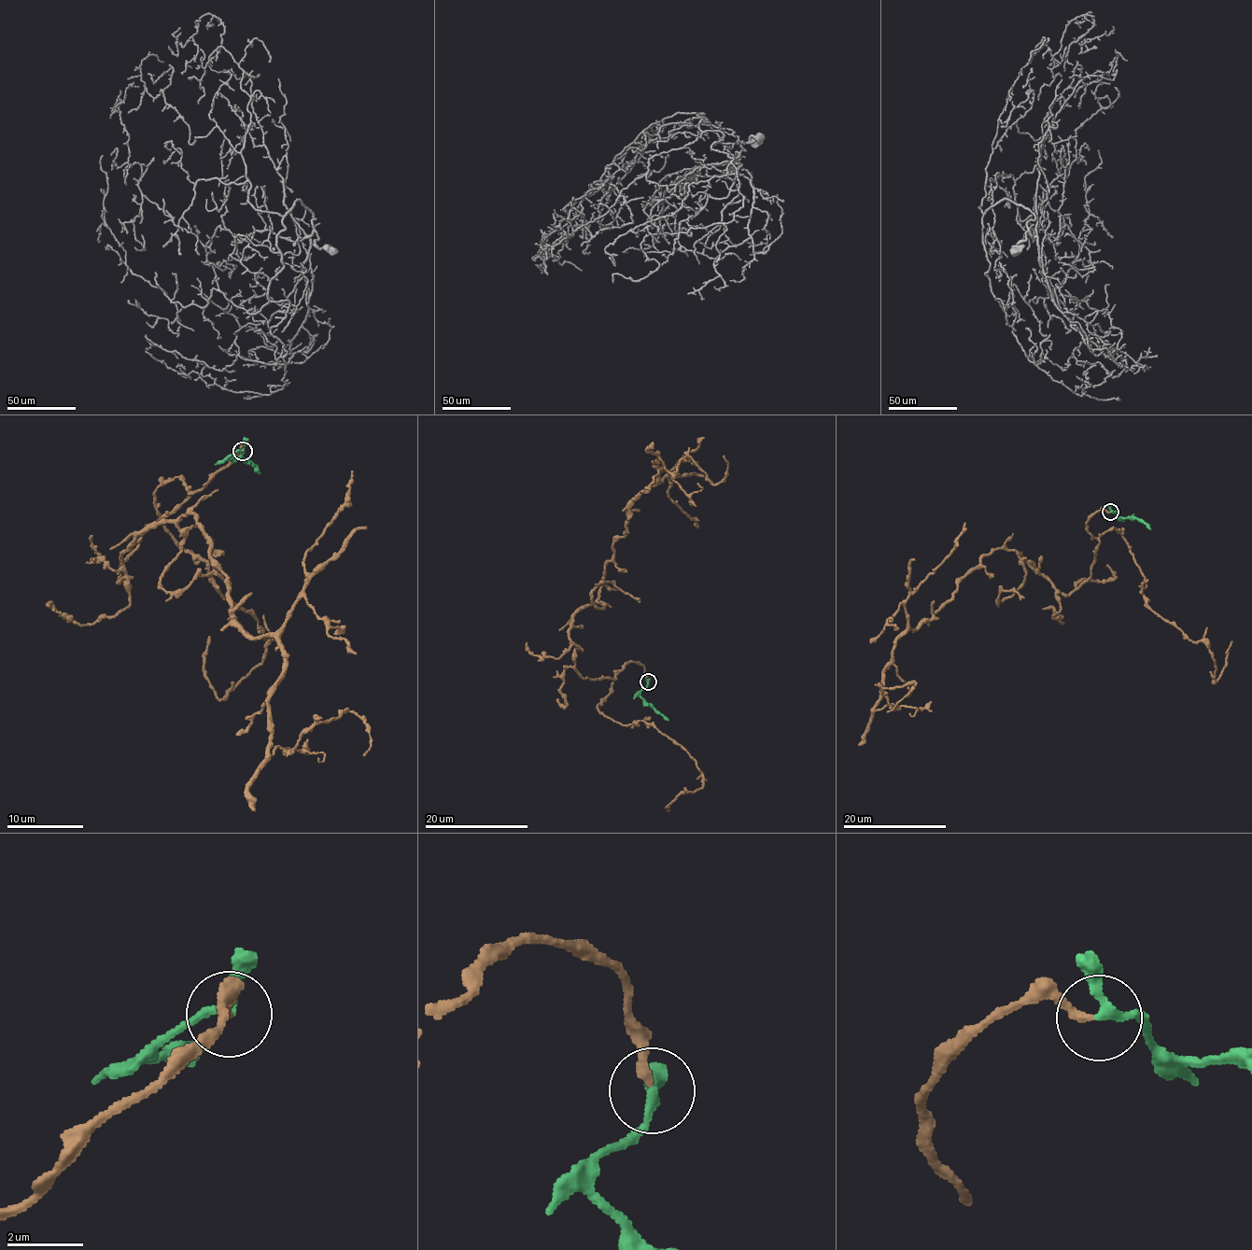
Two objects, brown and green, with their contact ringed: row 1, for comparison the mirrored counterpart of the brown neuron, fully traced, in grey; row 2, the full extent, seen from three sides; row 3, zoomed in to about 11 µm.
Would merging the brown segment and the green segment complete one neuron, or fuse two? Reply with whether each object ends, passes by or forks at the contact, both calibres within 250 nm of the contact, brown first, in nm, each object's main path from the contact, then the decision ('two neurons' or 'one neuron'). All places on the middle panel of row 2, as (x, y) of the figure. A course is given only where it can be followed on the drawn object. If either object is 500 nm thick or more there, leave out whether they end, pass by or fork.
brown ends there; green passes by; 240 nm thick on the brown side, 220 nm on the other; brown runs (648, 681), (634, 662), (583, 678), (569, 623), (658, 456), (716, 484), (724, 456); green runs (648, 682), (640, 695), (668, 721); one neuron

